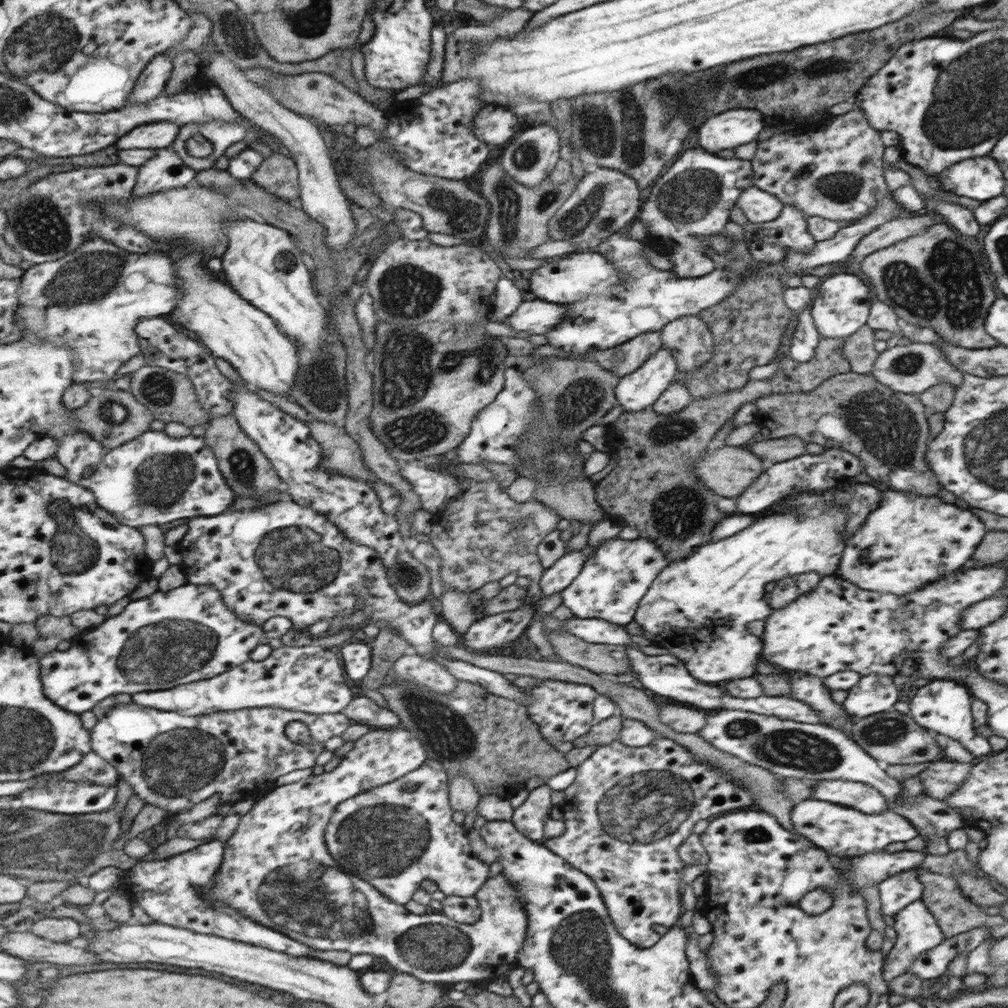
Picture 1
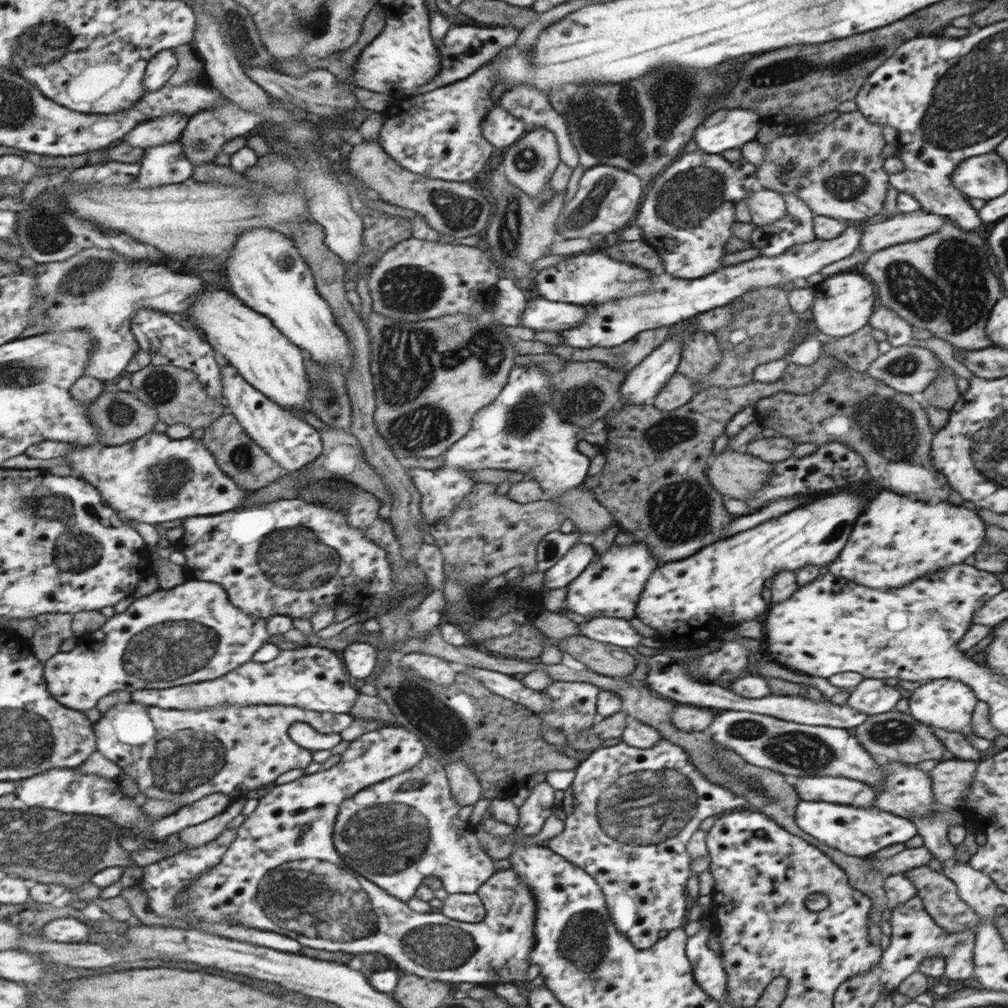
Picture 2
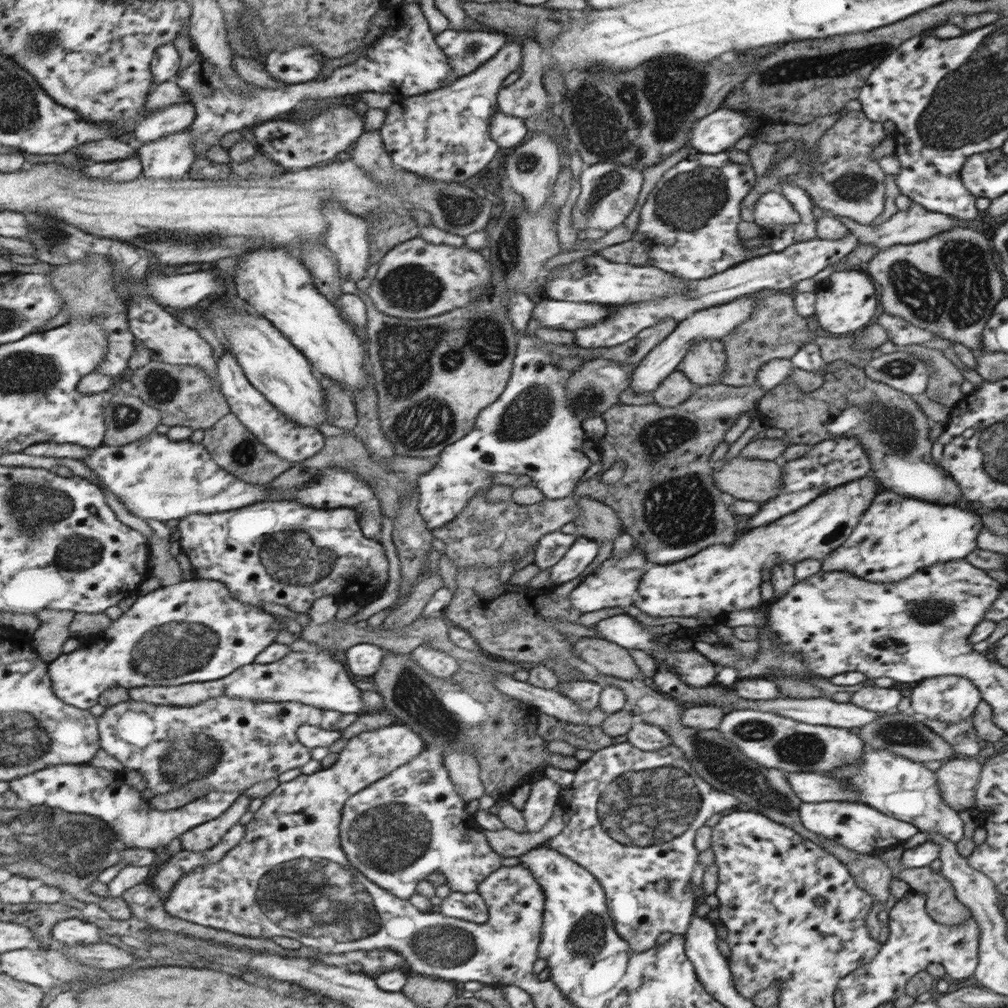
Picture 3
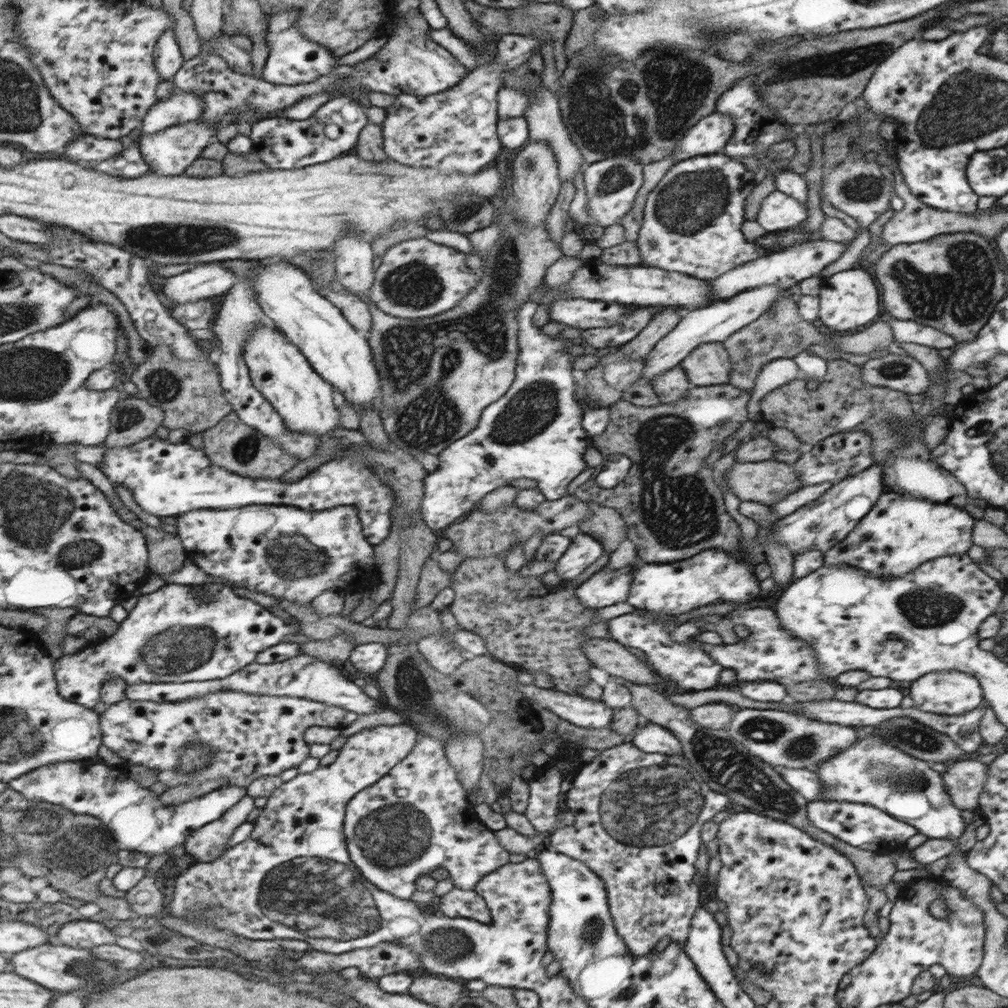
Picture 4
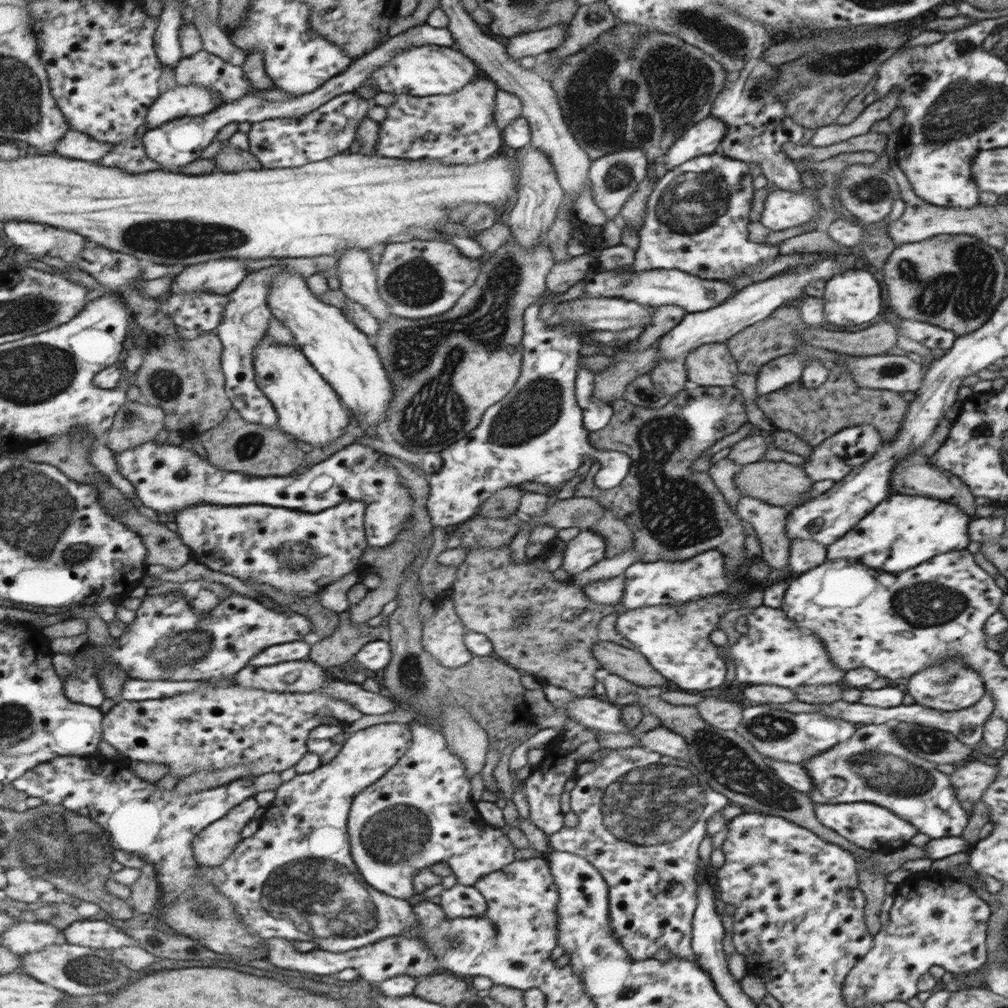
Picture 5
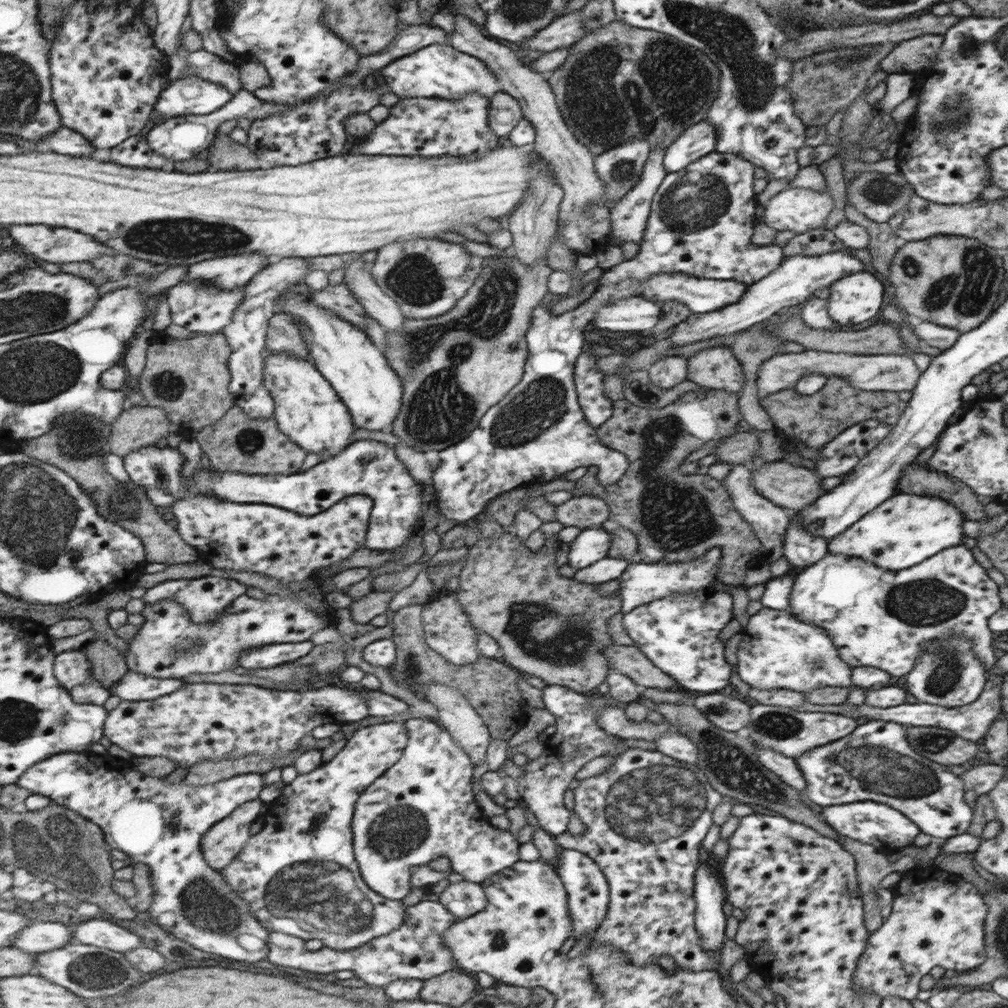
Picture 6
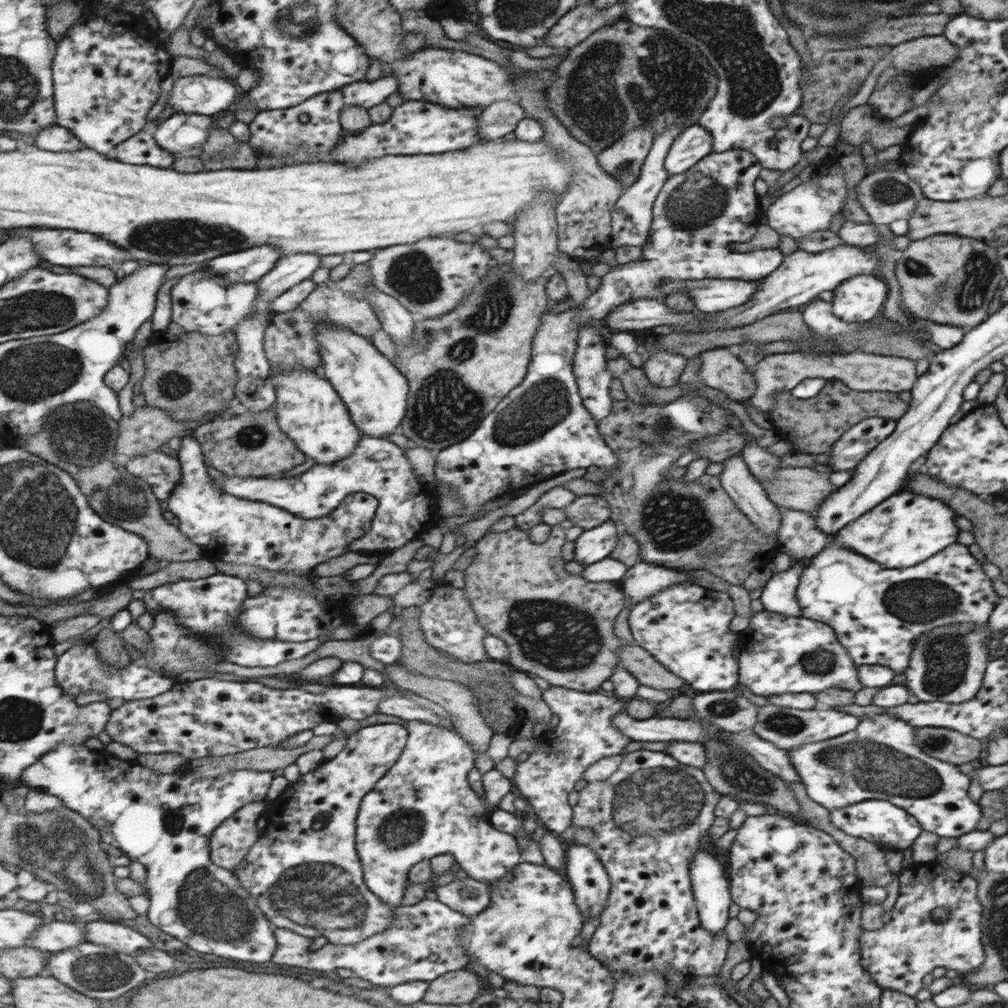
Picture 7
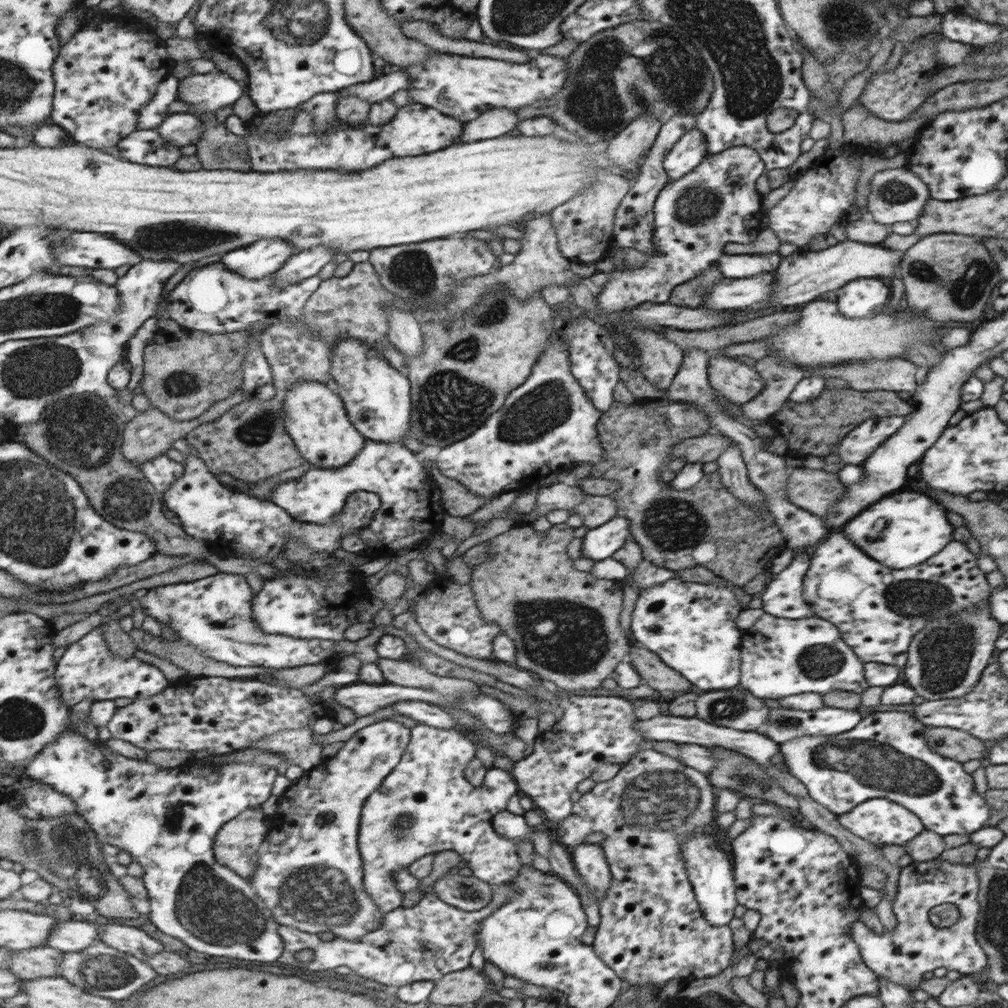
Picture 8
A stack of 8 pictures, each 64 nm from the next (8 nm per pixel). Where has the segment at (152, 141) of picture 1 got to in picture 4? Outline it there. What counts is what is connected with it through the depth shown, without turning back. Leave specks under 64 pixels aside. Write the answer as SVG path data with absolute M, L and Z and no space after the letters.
M182 91L157 102L139 126L141 136L157 134L170 126L177 126L200 119L205 112L205 103L198 94Z

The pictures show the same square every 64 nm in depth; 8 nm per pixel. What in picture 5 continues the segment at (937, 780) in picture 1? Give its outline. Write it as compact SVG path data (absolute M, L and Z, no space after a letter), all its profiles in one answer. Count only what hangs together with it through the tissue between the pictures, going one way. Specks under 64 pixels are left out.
M982 760L969 761L948 774L948 780L956 791L957 801L975 804L995 775L994 766L982 763Z

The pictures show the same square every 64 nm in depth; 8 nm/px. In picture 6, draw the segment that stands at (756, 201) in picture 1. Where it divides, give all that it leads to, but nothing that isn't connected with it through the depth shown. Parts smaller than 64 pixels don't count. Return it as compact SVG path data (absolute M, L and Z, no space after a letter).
M786 188L766 201L761 222L777 232L792 230L795 235L803 234L821 226L829 212L833 212L833 201L827 188L822 193Z

